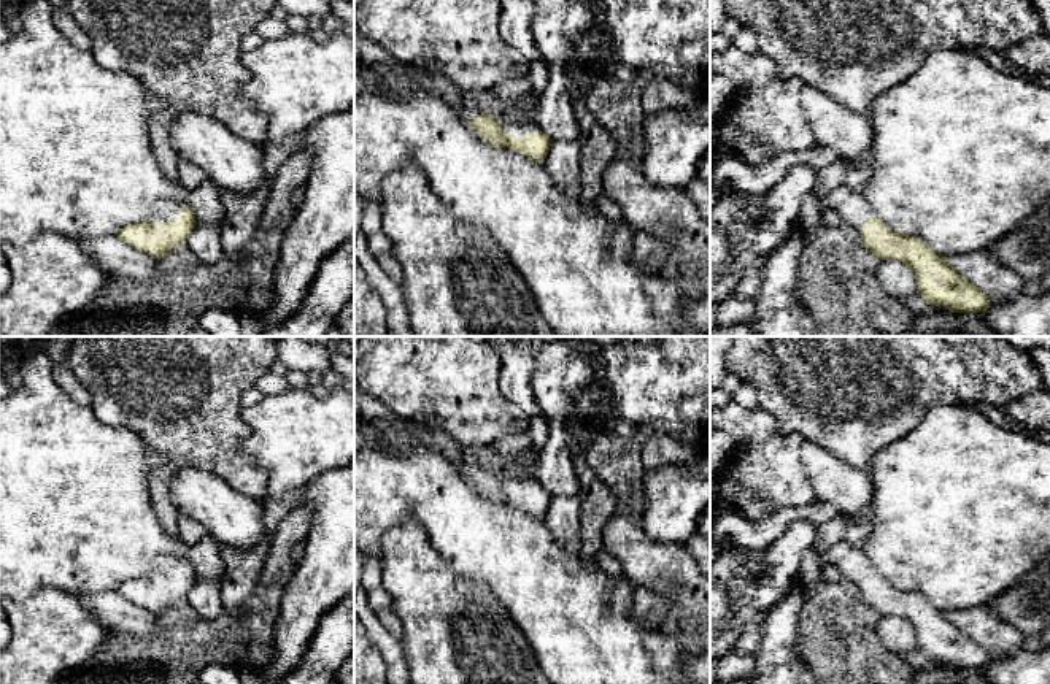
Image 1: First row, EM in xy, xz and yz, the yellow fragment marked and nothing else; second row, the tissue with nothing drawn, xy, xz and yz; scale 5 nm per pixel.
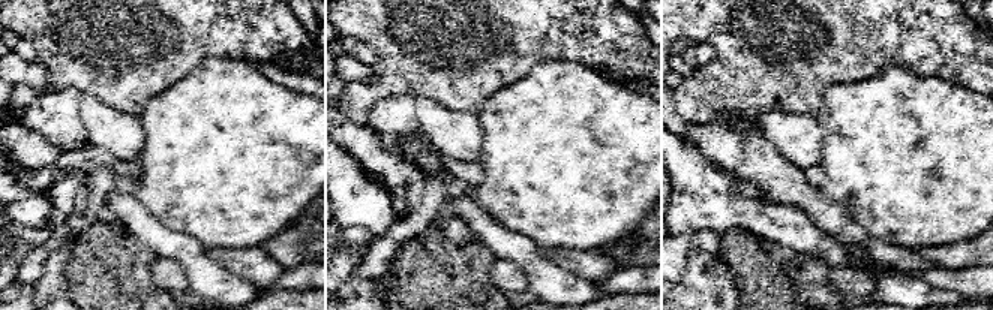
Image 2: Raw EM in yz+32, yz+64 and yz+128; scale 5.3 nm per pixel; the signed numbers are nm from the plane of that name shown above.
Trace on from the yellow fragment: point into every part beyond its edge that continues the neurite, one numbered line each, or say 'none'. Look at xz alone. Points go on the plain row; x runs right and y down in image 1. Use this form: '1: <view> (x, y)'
1: xz (512, 483)

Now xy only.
1: xy (162, 567)

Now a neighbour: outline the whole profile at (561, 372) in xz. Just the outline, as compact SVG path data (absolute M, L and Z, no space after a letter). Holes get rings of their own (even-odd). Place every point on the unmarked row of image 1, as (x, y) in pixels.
M546 341L537 354L532 390L548 422L548 441L539 452L535 476L542 487L556 495L577 495L580 479L570 452L570 425L578 421L577 397L591 382L593 370L589 362L569 341Z

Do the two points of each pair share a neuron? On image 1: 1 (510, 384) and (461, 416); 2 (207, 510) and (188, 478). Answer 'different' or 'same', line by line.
1: different
2: same

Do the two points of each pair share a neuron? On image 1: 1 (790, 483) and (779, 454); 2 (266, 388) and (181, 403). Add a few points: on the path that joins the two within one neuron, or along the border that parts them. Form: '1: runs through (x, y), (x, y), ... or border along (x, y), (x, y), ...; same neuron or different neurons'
1: runs through (783, 476), (779, 472), (779, 461); same neuron
2: border along (269, 370), (253, 386); different neurons

